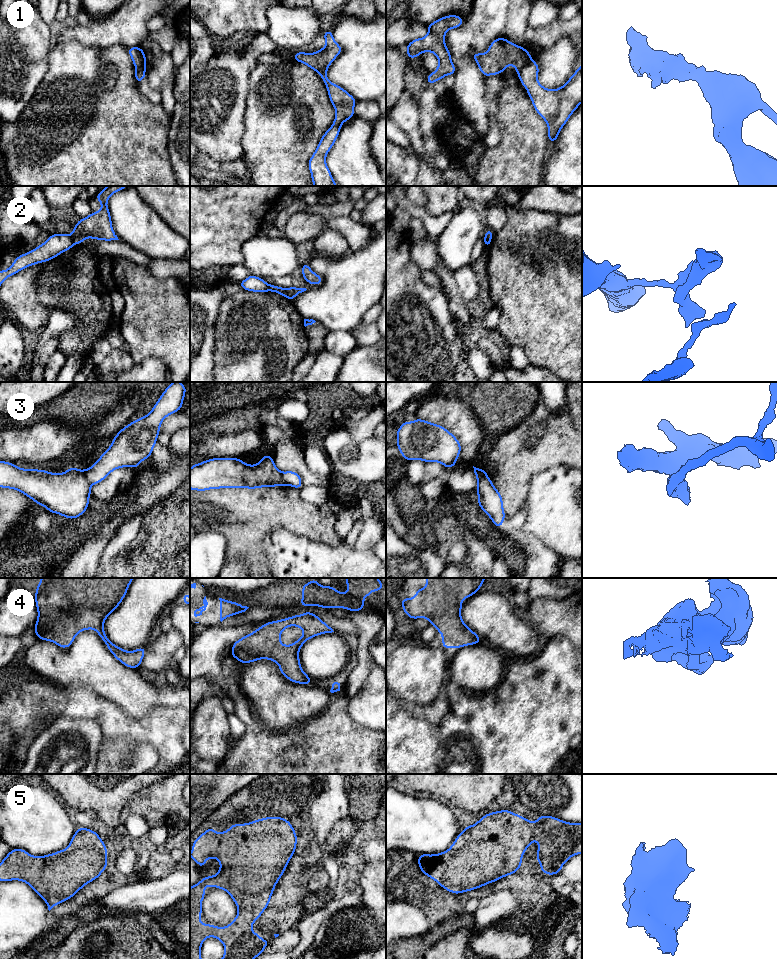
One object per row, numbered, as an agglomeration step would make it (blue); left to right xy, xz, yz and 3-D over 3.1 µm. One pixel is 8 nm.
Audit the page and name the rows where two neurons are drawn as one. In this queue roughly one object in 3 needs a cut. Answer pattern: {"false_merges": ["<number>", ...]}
{"false_merges": ["2", "3"]}

